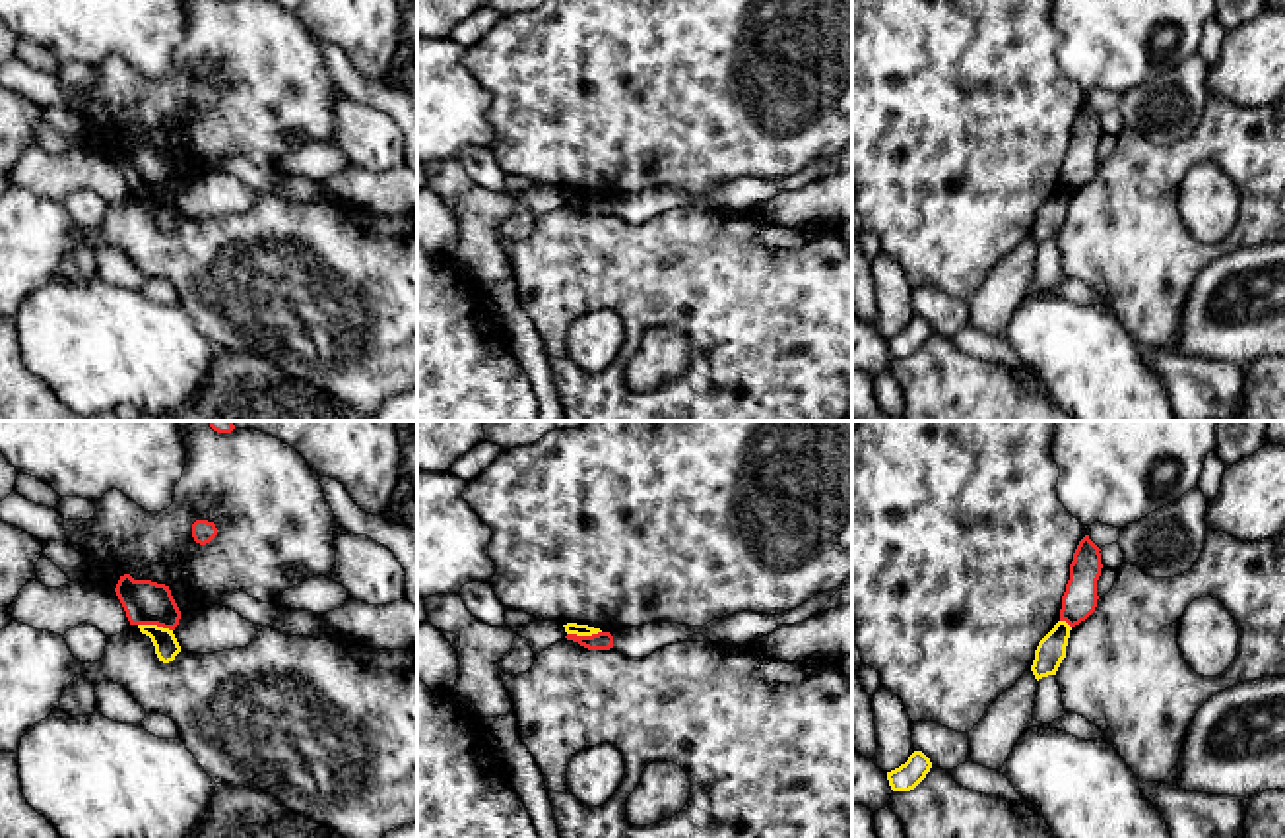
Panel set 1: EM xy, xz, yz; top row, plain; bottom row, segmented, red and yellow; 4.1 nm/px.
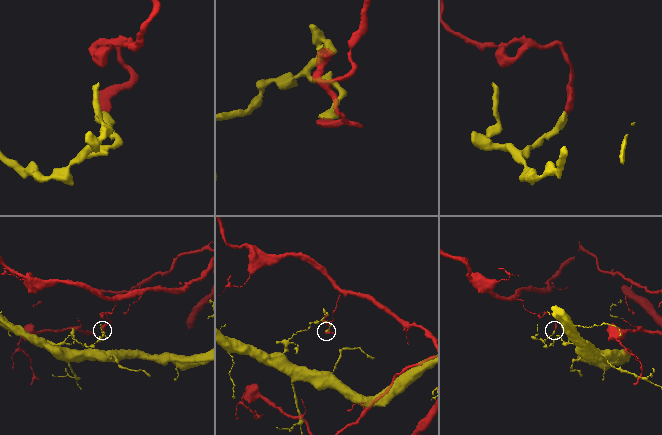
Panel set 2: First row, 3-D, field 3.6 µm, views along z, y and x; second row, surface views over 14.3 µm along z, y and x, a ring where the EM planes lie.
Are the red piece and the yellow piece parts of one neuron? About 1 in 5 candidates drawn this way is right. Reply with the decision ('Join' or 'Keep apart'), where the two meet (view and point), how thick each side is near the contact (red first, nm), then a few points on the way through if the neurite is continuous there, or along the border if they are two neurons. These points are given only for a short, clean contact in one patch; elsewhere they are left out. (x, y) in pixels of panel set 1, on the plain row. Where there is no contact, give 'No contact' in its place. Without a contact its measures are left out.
Keep apart. Touches red at xy (156, 189). Thickness 180 nm (red) against 100 nm. Boundary: xy (138, 189), (156, 189), (171, 196)

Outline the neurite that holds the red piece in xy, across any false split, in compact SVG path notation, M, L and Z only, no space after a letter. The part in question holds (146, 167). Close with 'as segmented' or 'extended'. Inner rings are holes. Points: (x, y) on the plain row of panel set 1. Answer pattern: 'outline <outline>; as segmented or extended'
outline M120 142L115 153L130 190L157 190L175 196L181 177L169 151L151 145L134 145Z; as segmented

